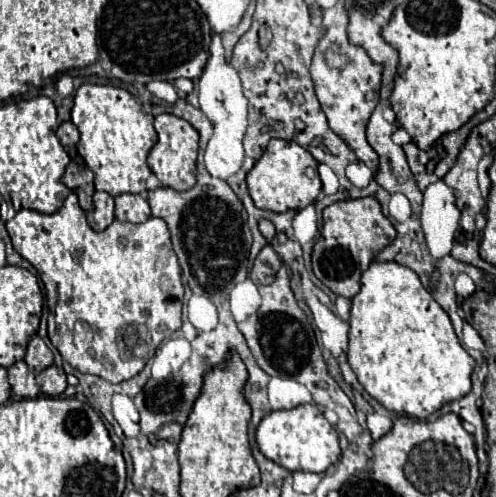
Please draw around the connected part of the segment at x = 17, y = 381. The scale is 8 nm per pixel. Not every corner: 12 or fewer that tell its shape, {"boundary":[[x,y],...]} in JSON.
{"boundary":[[24,361],[8,367],[12,393],[36,397],[35,375]]}

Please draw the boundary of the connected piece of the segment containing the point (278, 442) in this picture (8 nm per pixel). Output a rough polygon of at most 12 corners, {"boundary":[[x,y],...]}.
{"boundary":[[316,405],[270,411],[260,451],[288,471],[326,471],[340,455]]}

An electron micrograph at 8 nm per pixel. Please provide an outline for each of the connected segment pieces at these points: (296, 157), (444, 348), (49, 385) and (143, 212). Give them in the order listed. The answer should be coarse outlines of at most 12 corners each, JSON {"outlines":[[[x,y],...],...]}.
{"outlines":[[[270,139],[246,175],[258,209],[304,209],[320,193],[318,161]],[[372,261],[348,363],[388,411],[426,419],[474,359],[412,269]],[[56,365],[44,369],[42,391],[62,395],[66,373]],[[142,195],[116,197],[116,219],[144,223],[150,205]]]}

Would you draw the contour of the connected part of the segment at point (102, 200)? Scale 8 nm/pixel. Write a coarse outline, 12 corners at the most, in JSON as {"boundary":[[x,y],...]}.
{"boundary":[[94,193],[88,223],[104,231],[114,221],[114,197]]}

